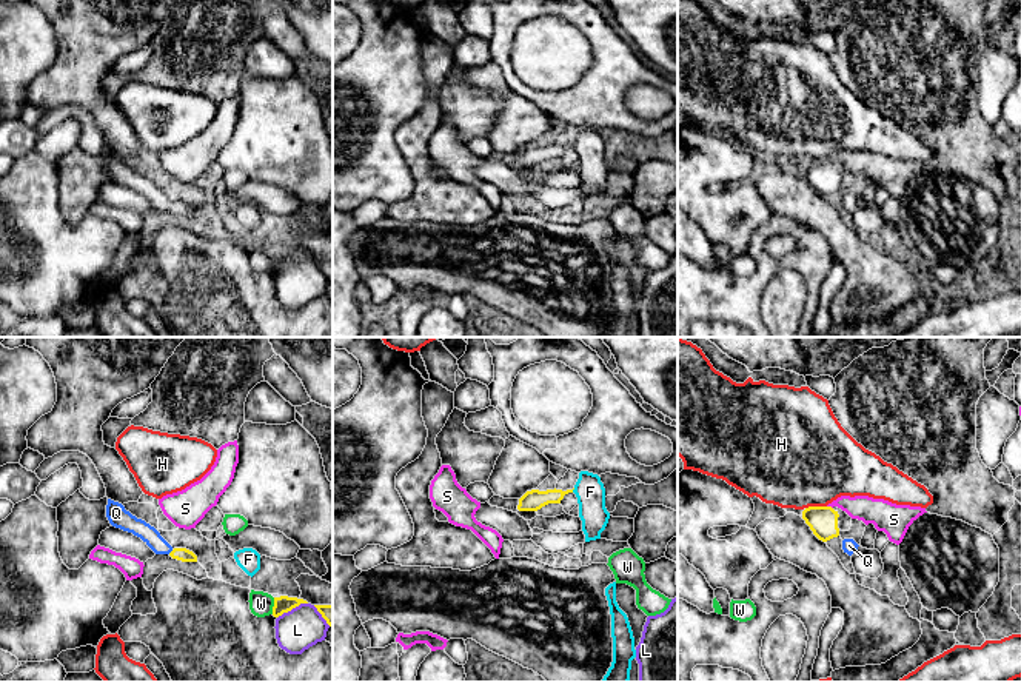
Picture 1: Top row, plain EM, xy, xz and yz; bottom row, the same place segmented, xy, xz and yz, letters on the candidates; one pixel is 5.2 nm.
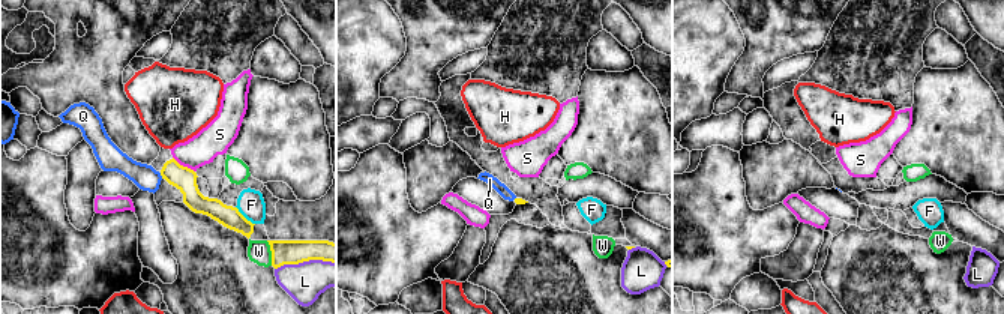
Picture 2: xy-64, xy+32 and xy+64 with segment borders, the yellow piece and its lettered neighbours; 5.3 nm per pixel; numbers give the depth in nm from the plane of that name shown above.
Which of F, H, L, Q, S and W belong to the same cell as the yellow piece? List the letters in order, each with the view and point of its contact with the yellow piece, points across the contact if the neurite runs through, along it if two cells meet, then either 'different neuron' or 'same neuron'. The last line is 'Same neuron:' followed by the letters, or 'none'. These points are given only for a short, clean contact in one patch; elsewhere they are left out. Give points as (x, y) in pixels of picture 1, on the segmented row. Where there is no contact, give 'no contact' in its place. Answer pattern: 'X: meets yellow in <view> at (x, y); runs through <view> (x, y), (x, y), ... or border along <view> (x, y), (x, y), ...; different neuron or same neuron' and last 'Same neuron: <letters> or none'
F: meets yellow in xz at (573, 488); different neuron
H: meets yellow in yz at (815, 507); different neuron
L: meets yellow in xy at (291, 608); different neuron
Q: meets yellow in xy at (171, 551); runs through xy (184, 554), (171, 551), (160, 547), (137, 527); same neuron
S: meets yellow in yz at (830, 507); border along yz (827, 505), (832, 508); different neuron
W: meets yellow in xy at (274, 605); different neuron
Same neuron: Q

